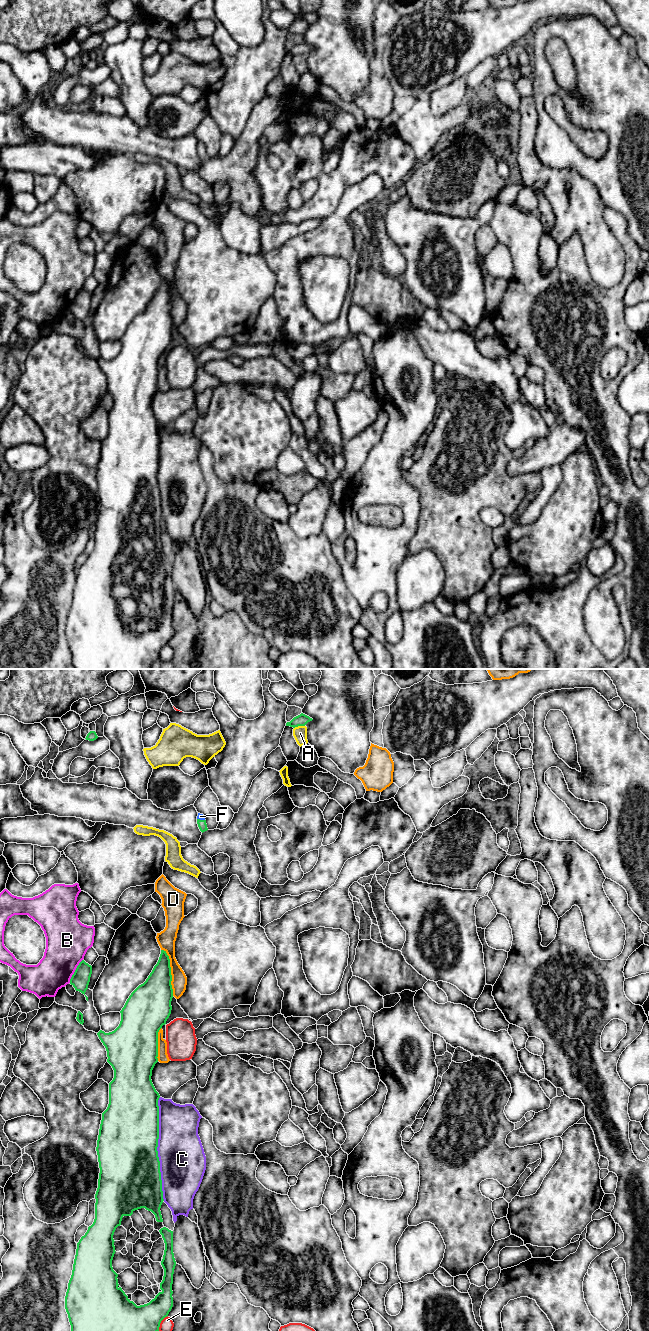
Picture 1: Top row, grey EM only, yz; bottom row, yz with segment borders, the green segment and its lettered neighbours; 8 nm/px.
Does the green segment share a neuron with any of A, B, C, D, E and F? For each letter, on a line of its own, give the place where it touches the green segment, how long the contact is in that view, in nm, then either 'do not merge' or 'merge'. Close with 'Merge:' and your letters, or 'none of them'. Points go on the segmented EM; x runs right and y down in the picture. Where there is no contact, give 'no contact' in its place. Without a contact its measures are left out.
A: meets green in yz at (299, 725); contact 90 nm long; do not merge
B: meets green in yz at (75, 971); contact 220 nm long; do not merge
C: meets green in yz at (156, 1149); contact 850 nm long; do not merge
D: meets green in yz at (170, 972); contact 380 nm long; do not merge
E: meets green in yz at (160, 1322); contact 150 nm long; do not merge
F: meets green in yz at (201, 820); contact 70 nm long; merge
Merge: F

